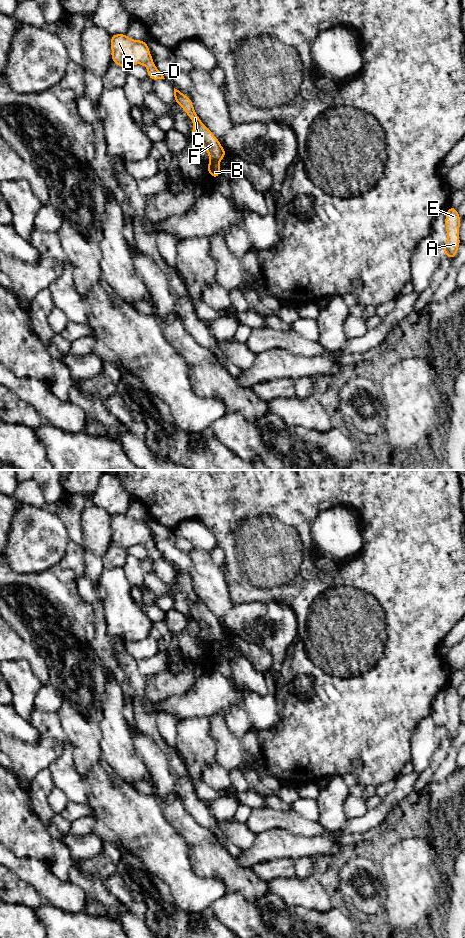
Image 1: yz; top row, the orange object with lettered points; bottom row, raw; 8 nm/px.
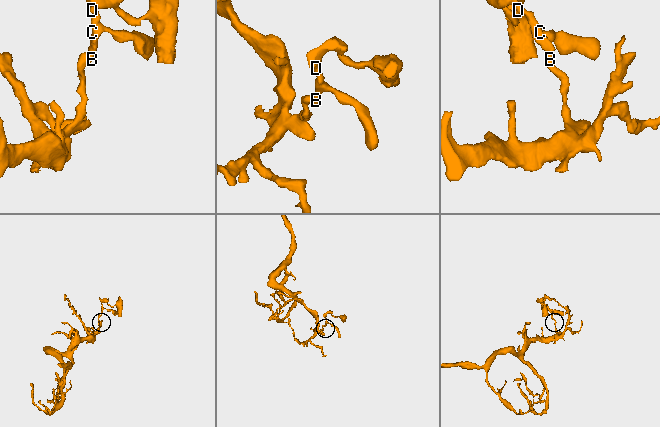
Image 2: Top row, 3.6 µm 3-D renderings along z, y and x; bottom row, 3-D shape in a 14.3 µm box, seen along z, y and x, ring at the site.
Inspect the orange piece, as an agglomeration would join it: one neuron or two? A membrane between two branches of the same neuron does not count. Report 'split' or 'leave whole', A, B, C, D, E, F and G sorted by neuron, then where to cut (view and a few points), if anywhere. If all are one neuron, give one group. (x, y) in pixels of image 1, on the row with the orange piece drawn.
split; A B E / C D F G; cut in yz along (218, 161), (211, 162)

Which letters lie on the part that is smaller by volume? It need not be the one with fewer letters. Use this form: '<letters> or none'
C, D, F, G

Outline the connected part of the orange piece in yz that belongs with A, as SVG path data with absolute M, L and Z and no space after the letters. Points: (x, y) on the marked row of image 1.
M450 206L445 217L445 226L448 239L442 251L451 260L457 255L458 247L461 243L459 239L460 221L461 217L459 216L457 209Z

